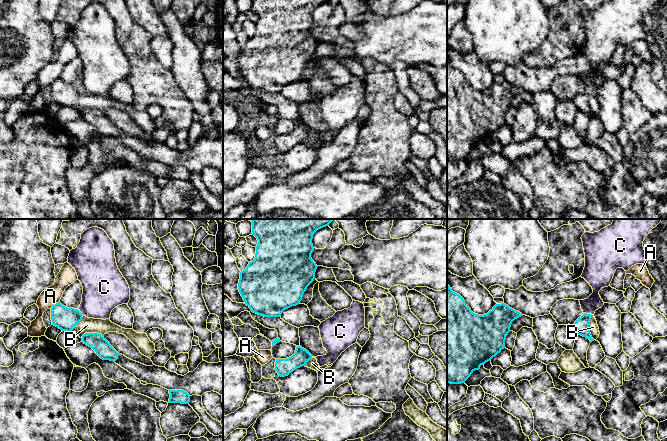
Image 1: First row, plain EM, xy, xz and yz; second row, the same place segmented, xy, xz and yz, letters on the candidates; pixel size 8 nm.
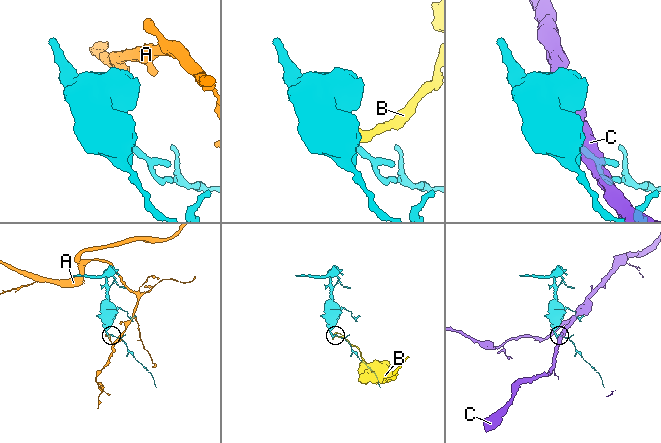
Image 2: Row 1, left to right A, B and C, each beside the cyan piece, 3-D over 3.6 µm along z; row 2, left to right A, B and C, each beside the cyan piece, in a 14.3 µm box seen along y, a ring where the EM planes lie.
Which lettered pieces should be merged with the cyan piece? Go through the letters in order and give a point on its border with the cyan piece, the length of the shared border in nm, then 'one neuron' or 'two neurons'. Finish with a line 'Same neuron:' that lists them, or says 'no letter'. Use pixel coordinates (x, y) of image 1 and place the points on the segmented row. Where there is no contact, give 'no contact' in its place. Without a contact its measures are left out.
A: contact xy (55, 304); length 90 nm; two neurons
B: contact yz (588, 327); length 200 nm; two neurons
C: contact yz (588, 314); length 80 nm; two neurons
Same neuron: no letter

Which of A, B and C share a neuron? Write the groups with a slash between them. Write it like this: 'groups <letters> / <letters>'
groups A / B / C

